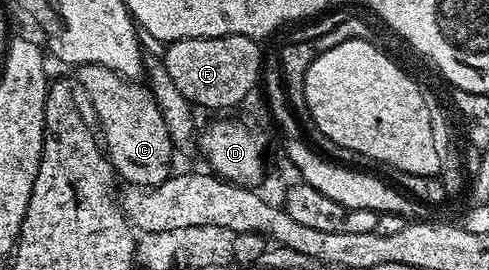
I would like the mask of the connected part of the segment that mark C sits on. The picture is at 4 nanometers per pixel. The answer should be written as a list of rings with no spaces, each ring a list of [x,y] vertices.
[[[79,66],[76,74],[79,82],[77,85],[80,90],[82,85],[82,90],[98,117],[97,129],[117,177],[121,181],[123,178],[123,183],[131,186],[158,186],[171,177],[170,157],[174,158],[176,153],[164,126],[164,118],[147,87],[114,74],[103,66]]]

